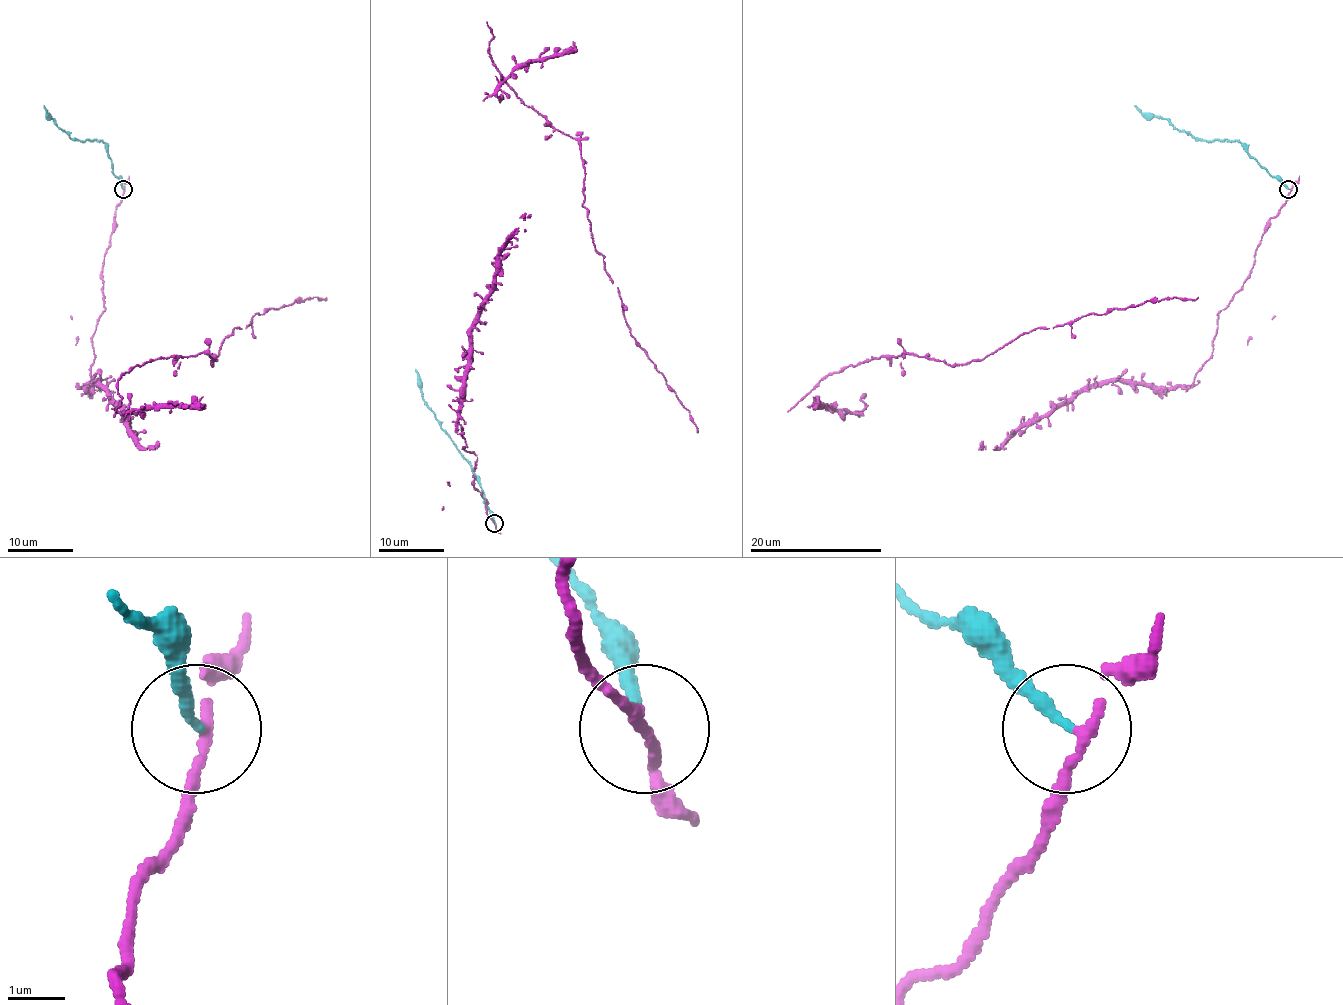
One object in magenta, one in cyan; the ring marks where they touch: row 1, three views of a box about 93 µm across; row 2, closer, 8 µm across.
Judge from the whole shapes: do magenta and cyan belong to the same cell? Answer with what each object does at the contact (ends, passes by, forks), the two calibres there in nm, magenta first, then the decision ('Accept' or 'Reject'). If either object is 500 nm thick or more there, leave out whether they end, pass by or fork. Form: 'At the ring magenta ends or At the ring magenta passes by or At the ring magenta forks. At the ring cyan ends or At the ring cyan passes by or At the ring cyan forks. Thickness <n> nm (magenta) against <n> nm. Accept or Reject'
At the ring magenta passes by. At the ring cyan ends. Thickness 150 nm (magenta) against 200 nm. Reject

